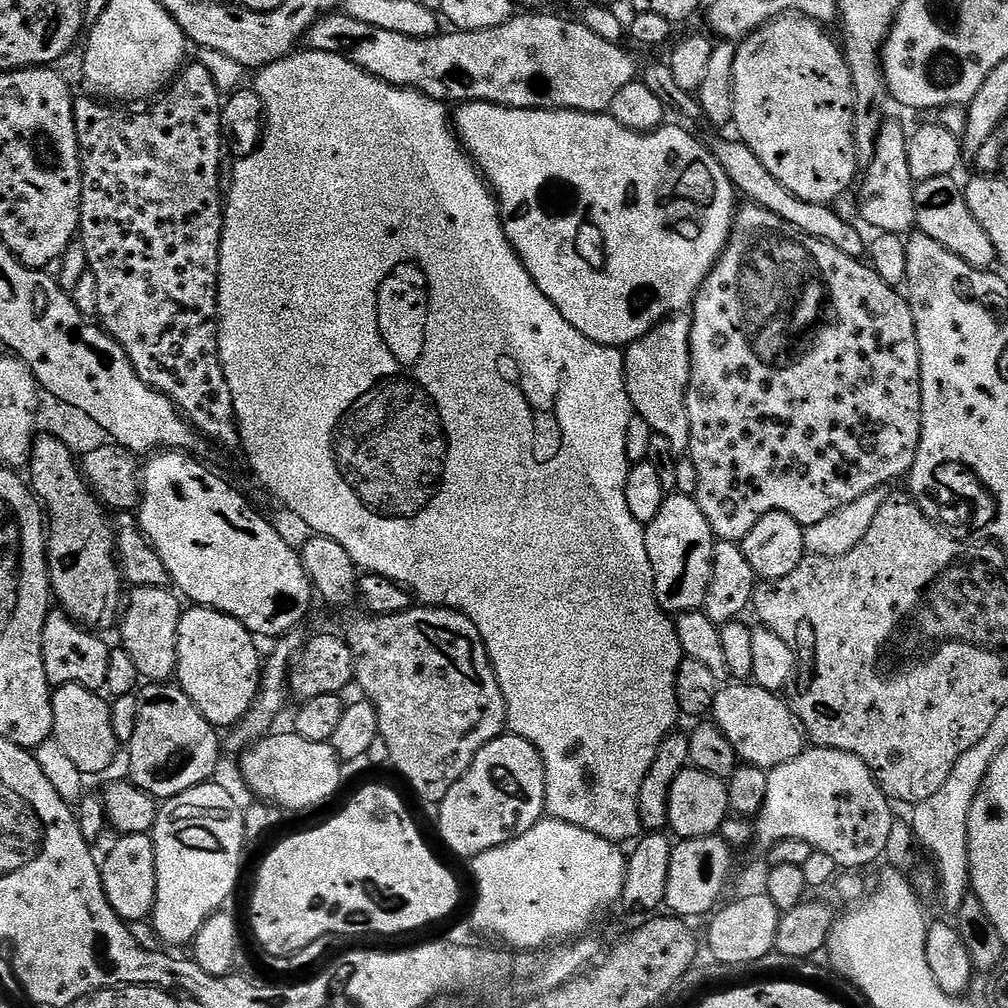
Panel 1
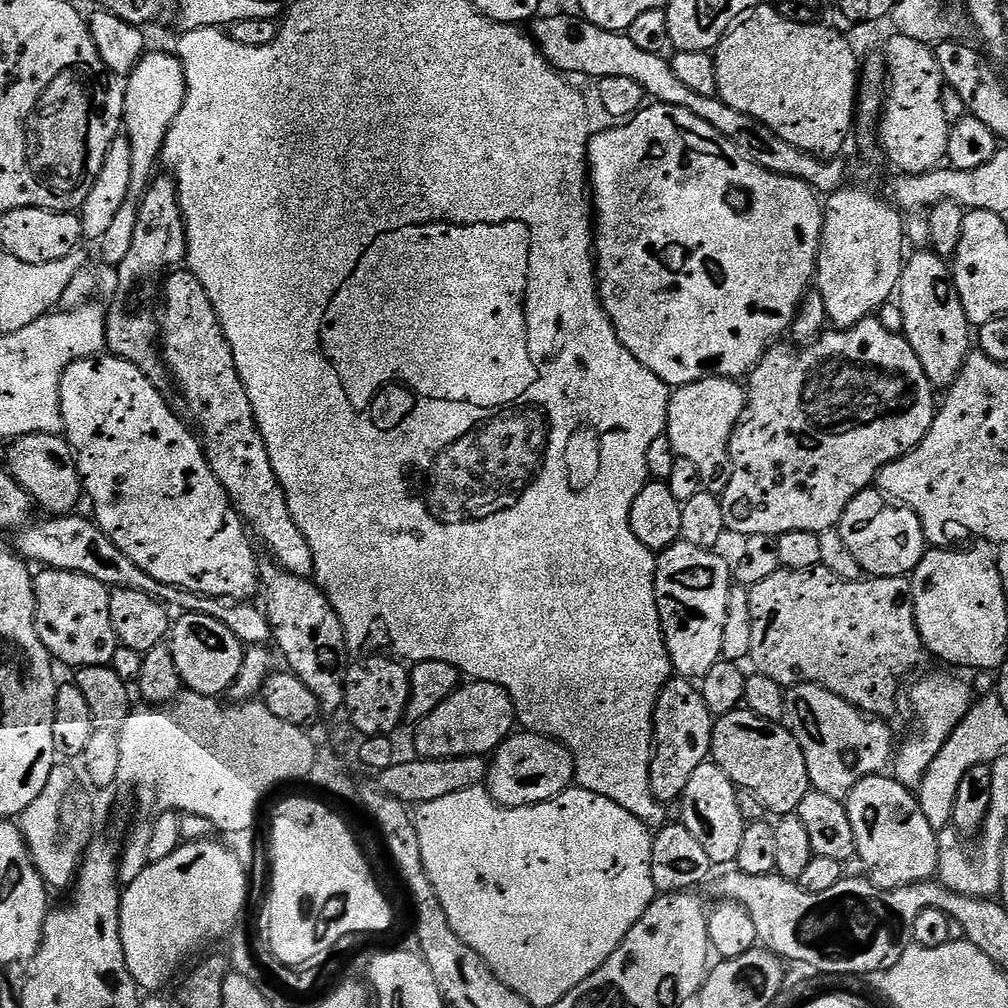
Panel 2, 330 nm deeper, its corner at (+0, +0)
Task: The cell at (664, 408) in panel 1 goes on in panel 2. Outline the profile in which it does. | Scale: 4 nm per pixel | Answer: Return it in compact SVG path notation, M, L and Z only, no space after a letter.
M706 376L683 384L669 395L666 435L677 456L690 458L690 462L698 466L698 474L702 474L707 491L722 494L726 490L726 473L730 468L728 447L732 430L740 421L745 399L745 385L726 376Z

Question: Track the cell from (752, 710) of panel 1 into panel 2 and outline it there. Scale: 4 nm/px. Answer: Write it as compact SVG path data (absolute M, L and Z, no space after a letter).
M747 710L719 717L712 726L711 759L736 783L762 802L773 817L791 816L810 790L802 746L783 723L767 720Z

